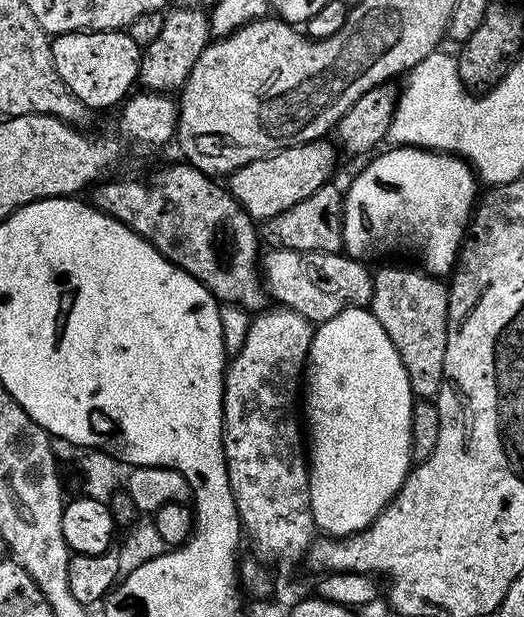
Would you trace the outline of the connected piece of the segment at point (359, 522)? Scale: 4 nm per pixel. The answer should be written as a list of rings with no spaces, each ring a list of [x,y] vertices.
[[[367,307],[348,308],[342,310],[334,318],[321,323],[313,331],[312,345],[308,351],[308,362],[306,365],[306,387],[302,392],[302,408],[308,411],[306,416],[306,459],[308,461],[308,493],[310,494],[310,510],[317,529],[321,533],[327,534],[332,538],[343,538],[353,536],[356,532],[368,528],[370,522],[396,497],[396,491],[402,486],[402,482],[408,477],[412,458],[412,435],[410,434],[410,422],[412,421],[412,406],[414,397],[412,387],[406,378],[406,370],[398,358],[398,350],[394,350],[394,342],[382,330],[378,318],[374,318]]]

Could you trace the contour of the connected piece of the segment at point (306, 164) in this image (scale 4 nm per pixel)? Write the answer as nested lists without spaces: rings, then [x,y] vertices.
[[[321,138],[312,140],[309,144],[284,148],[273,156],[263,156],[261,160],[250,162],[237,172],[231,173],[227,177],[226,187],[253,220],[269,220],[290,210],[290,206],[310,198],[314,190],[333,179],[332,171],[336,168],[335,147],[337,148],[337,145],[331,139]]]

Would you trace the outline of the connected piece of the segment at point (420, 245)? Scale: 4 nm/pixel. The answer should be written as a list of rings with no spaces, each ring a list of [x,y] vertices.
[[[396,146],[391,150],[393,152],[384,152],[381,156],[373,155],[373,160],[353,178],[352,185],[344,192],[343,251],[364,262],[375,252],[405,248],[421,260],[423,271],[437,278],[443,277],[455,269],[456,257],[460,255],[460,245],[478,200],[478,177],[468,161],[459,156],[407,146]]]

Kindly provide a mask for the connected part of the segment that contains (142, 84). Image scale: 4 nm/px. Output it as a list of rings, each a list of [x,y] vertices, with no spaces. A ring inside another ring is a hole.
[[[170,8],[164,12],[162,30],[154,38],[154,42],[150,42],[150,46],[142,49],[140,54],[138,84],[141,89],[150,92],[179,93],[186,78],[190,78],[190,70],[194,70],[194,62],[202,58],[202,50],[206,50],[213,39],[205,9]]]

